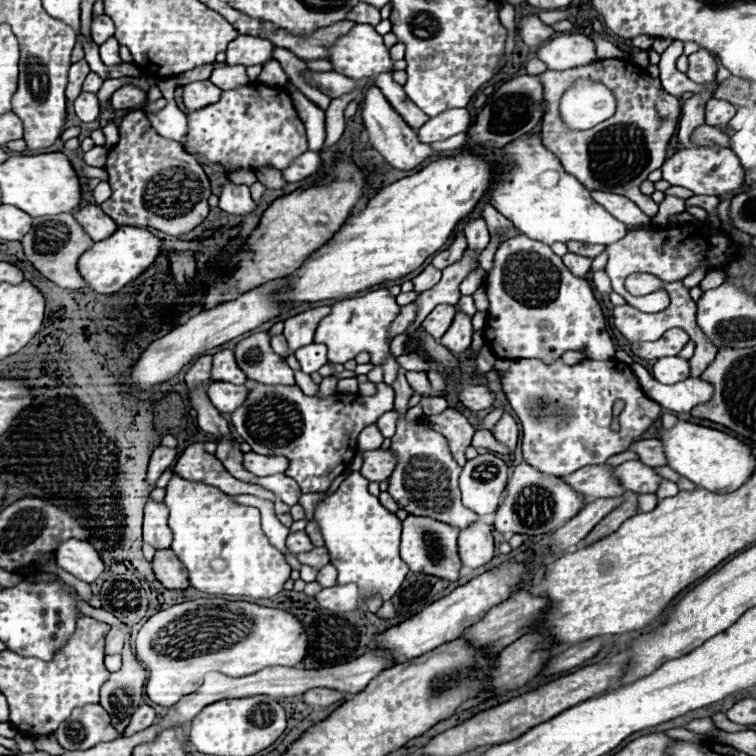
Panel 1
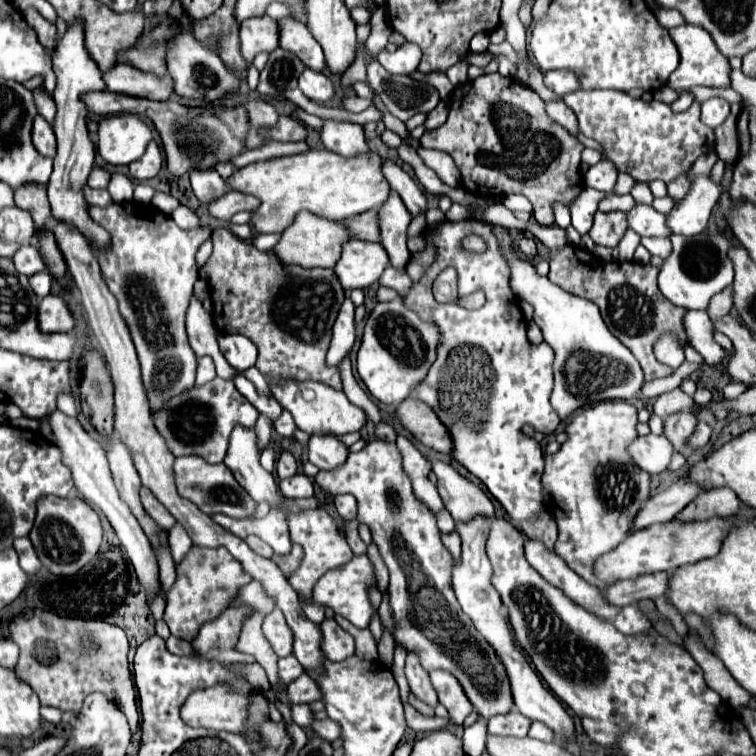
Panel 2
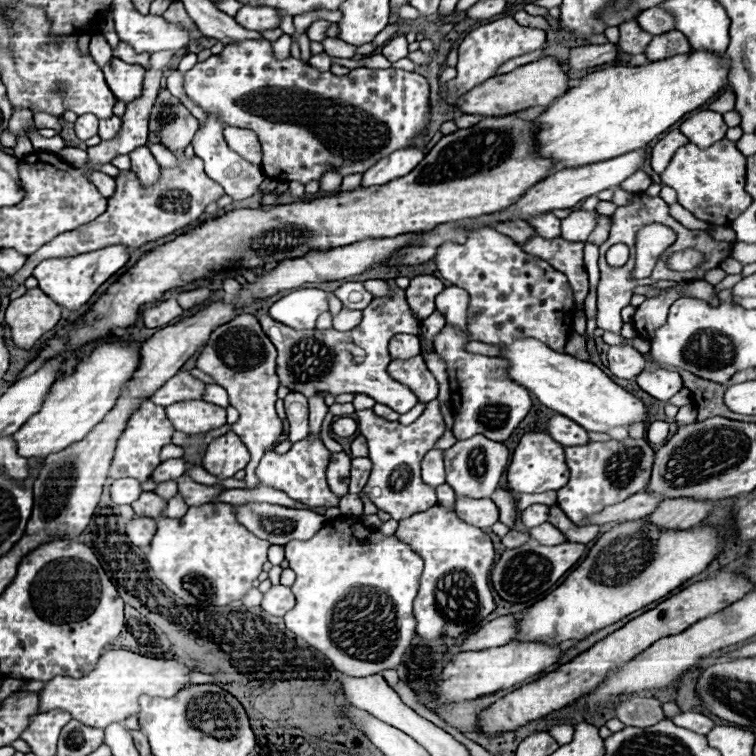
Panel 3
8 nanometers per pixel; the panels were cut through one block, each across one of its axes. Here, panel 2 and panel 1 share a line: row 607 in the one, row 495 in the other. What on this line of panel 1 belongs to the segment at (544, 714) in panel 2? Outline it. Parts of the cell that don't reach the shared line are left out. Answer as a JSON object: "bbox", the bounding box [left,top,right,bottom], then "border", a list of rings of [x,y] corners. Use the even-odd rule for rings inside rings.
{"bbox":[460,454,508,516],"border":[[[478,454],[466,460],[460,474],[462,504],[484,516],[496,512],[508,482],[508,464],[494,454]]]}

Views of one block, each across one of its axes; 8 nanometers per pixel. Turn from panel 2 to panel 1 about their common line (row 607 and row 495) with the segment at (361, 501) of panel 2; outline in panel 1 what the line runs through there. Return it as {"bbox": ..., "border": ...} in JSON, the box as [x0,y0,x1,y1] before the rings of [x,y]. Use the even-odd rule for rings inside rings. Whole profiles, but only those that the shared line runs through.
{"bbox":[388,368,478,530],"border":[[[400,368],[396,384],[392,386],[396,392],[394,410],[400,416],[398,416],[396,434],[392,436],[392,446],[390,446],[390,452],[398,460],[396,460],[394,472],[388,478],[388,484],[390,484],[388,494],[398,502],[398,506],[402,506],[406,512],[410,512],[414,516],[430,516],[434,520],[442,520],[442,522],[458,526],[462,530],[462,528],[466,528],[466,524],[472,524],[474,520],[478,520],[478,514],[466,510],[460,502],[458,476],[460,476],[462,466],[458,466],[454,462],[448,442],[440,432],[434,432],[426,424],[422,424],[422,420],[412,420],[412,422],[406,420],[406,412],[410,408],[408,400],[412,398],[414,390],[408,386],[404,374],[406,374],[406,370]]]}

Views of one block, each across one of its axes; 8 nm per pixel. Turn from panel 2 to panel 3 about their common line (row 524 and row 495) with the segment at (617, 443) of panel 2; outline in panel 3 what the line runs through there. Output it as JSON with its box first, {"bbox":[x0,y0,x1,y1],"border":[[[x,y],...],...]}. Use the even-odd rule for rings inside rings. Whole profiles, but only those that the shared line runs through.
{"bbox":[558,438,654,524],"border":[[[626,438],[622,442],[590,442],[586,446],[564,448],[566,464],[570,468],[570,480],[558,490],[558,506],[574,522],[582,524],[588,516],[600,512],[610,504],[618,504],[628,496],[646,488],[654,462],[654,450],[648,440]]]}

